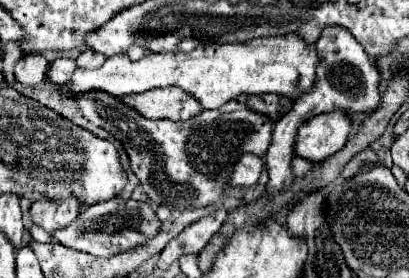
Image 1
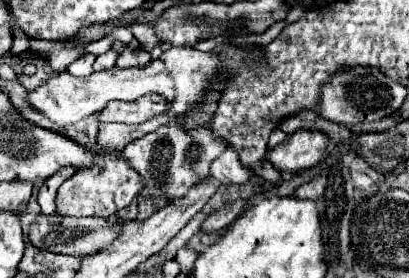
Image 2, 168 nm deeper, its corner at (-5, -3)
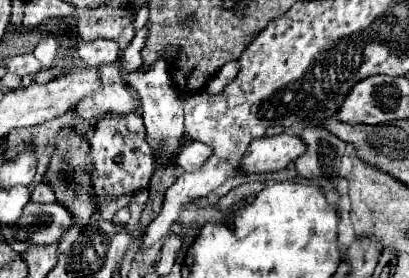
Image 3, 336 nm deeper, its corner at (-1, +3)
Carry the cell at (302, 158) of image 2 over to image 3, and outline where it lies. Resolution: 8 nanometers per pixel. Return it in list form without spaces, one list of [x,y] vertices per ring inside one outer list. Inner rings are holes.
[[[263,136],[261,140],[253,140],[253,144],[249,144],[245,156],[241,158],[239,170],[243,174],[277,172],[283,170],[289,162],[297,160],[301,152],[305,152],[305,144],[297,136]]]

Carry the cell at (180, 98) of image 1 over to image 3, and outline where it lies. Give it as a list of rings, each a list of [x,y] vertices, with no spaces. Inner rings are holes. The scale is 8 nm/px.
[[[103,64],[97,68],[101,88],[77,102],[75,114],[87,122],[99,120],[103,114],[125,114],[141,104],[137,94],[123,86],[119,64]]]

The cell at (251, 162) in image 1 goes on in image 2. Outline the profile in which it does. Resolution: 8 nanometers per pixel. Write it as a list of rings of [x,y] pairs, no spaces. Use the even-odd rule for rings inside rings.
[[[227,148],[215,162],[211,170],[213,178],[217,178],[221,184],[247,184],[255,178],[255,172],[245,166],[237,154],[237,150]]]

